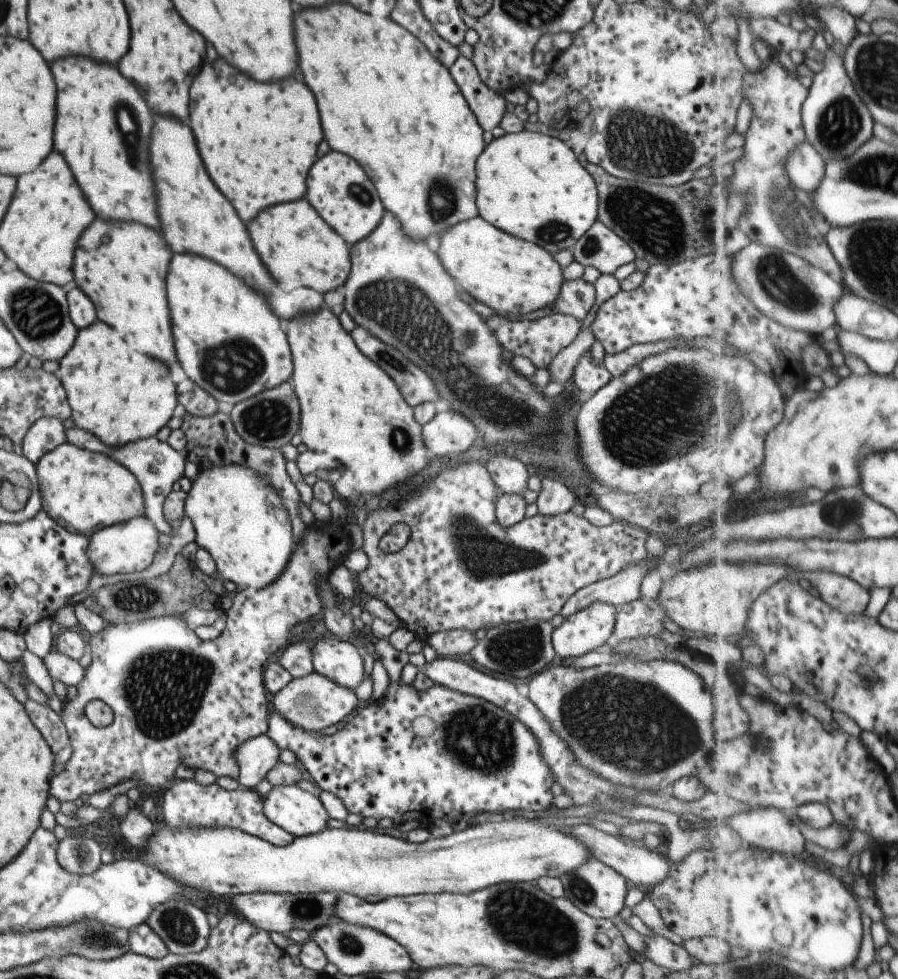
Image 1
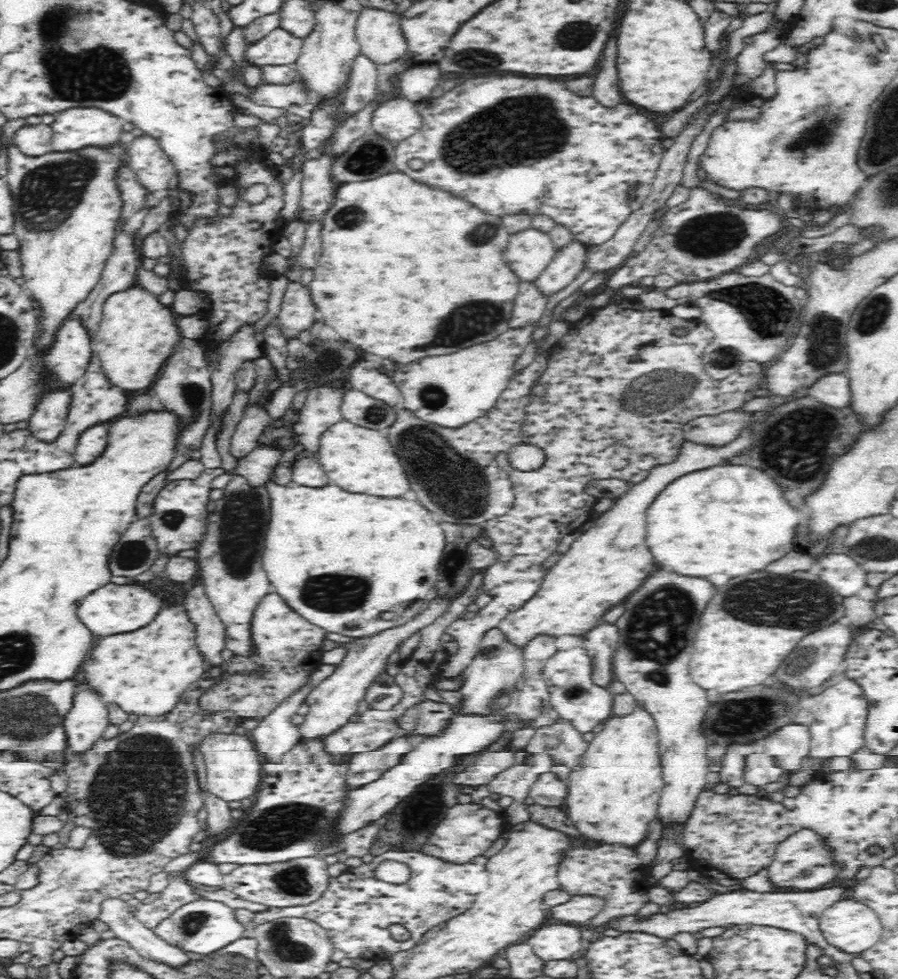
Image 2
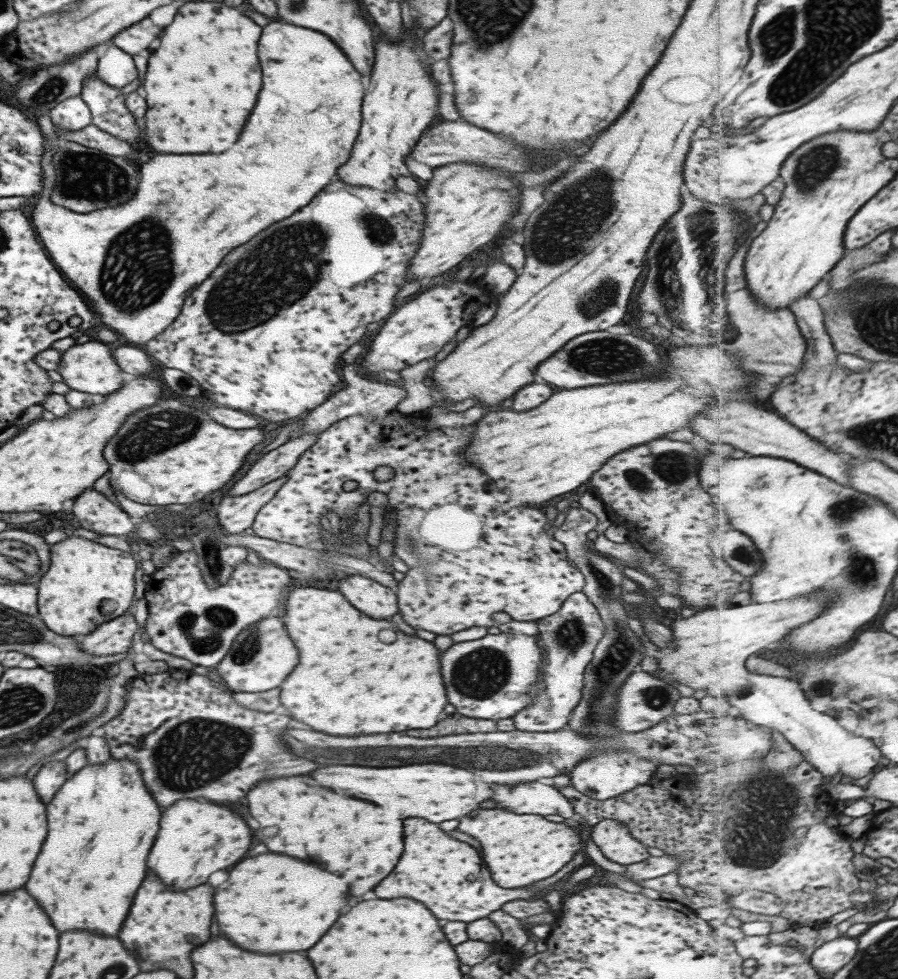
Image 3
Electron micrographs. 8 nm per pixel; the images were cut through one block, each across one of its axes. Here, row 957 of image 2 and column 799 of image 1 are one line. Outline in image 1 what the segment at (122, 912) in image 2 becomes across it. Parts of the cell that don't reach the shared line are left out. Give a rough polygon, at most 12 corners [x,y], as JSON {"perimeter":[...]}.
{"perimeter":[[807,141],[787,160],[793,184],[809,195],[821,186],[826,162]]}

